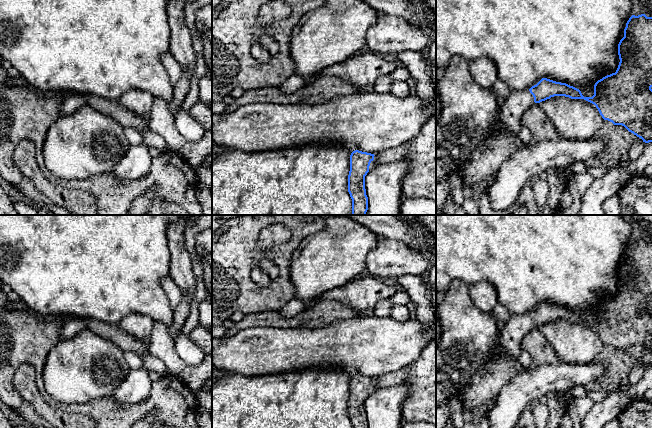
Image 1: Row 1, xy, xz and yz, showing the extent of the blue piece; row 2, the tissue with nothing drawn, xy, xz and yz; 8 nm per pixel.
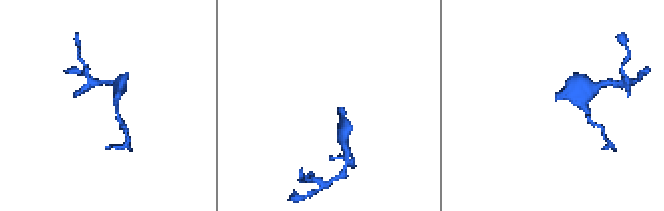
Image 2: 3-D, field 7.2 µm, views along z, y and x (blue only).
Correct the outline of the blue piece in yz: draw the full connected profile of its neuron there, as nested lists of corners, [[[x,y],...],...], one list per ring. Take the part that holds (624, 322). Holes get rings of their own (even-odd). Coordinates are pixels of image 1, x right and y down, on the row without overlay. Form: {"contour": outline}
{"contour": [[[641,238],[629,242],[624,261],[618,268],[618,279],[620,286],[616,296],[595,307],[592,321],[584,321],[579,313],[547,302],[542,302],[529,314],[510,314],[508,321],[500,328],[499,353],[517,359],[523,351],[522,340],[530,330],[554,320],[565,320],[594,328],[604,344],[624,350],[645,367],[652,366],[652,241]]]}

